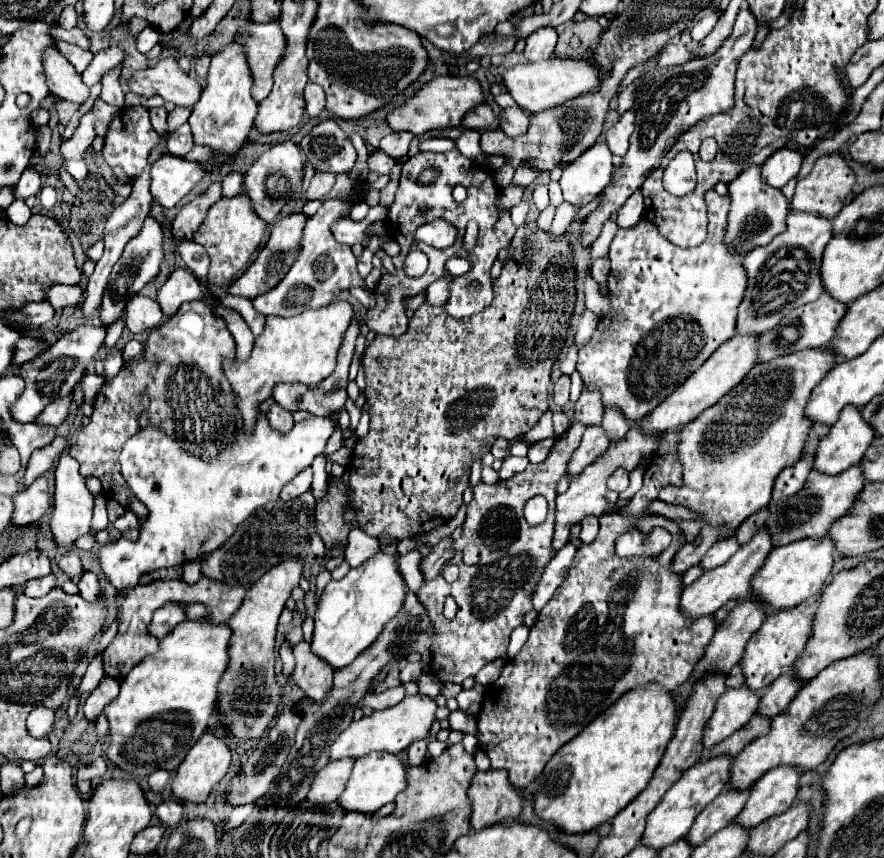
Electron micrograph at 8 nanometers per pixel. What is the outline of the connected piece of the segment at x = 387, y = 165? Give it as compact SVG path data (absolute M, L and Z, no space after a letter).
M379 150L373 152L367 162L369 162L369 170L379 172L380 175L389 174L395 164L395 160L391 160L391 156L387 156L385 152L379 152Z

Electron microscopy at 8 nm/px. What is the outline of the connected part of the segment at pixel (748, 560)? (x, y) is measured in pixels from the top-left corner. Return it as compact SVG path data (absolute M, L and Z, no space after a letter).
M761 528L761 530L753 536L753 540L751 540L749 544L741 546L741 548L737 550L737 554L729 558L727 564L703 572L691 586L687 586L687 588L683 590L681 600L679 600L681 612L683 612L689 620L697 620L697 618L701 618L701 616L711 616L715 610L719 610L719 608L721 608L727 600L731 600L731 598L745 598L745 596L749 594L753 574L763 566L763 562L765 562L765 558L769 556L771 550L773 550L771 536Z

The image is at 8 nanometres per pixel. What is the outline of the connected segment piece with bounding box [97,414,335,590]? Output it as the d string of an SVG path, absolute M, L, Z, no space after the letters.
M265 414L257 418L257 424L251 434L245 434L243 430L235 430L235 436L231 444L227 444L217 458L211 458L209 462L203 462L201 458L193 456L177 440L167 436L161 428L147 426L135 432L123 446L119 464L121 464L121 474L127 480L129 488L133 494L147 506L149 514L141 522L139 528L139 538L129 540L129 538L117 538L105 546L99 548L97 560L99 568L109 580L109 584L117 590L123 588L133 588L139 580L139 576L155 572L159 568L171 568L171 566L183 566L193 560L201 560L205 554L215 552L221 548L237 530L237 526L249 518L257 508L265 506L267 502L273 502L279 498L281 488L293 480L303 468L309 468L313 458L319 456L333 434L333 422L329 416L311 416L299 424L295 424L289 432L279 432L269 426Z

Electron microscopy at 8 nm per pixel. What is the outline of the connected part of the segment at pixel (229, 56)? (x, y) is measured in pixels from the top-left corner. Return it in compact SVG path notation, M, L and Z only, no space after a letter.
M231 40L221 54L215 54L211 58L211 68L207 76L207 86L195 104L195 110L189 116L189 126L195 144L209 146L213 152L213 158L207 162L201 162L205 172L215 172L225 162L235 158L239 150L245 144L245 138L253 126L253 120L257 116L257 102L251 96L253 78L243 54L243 46L239 46L235 40Z

